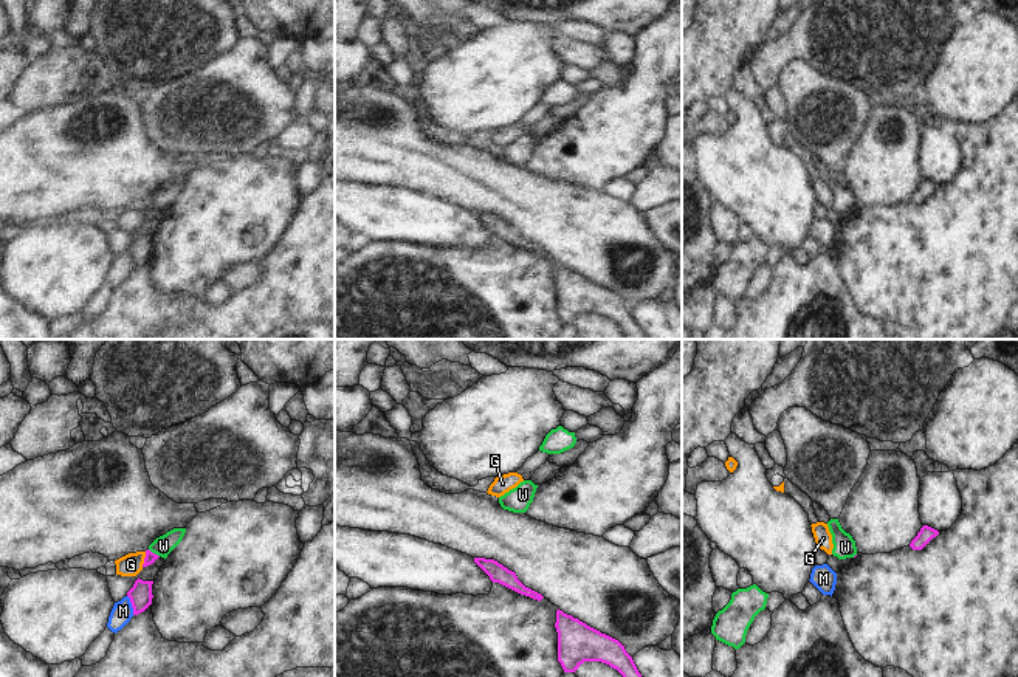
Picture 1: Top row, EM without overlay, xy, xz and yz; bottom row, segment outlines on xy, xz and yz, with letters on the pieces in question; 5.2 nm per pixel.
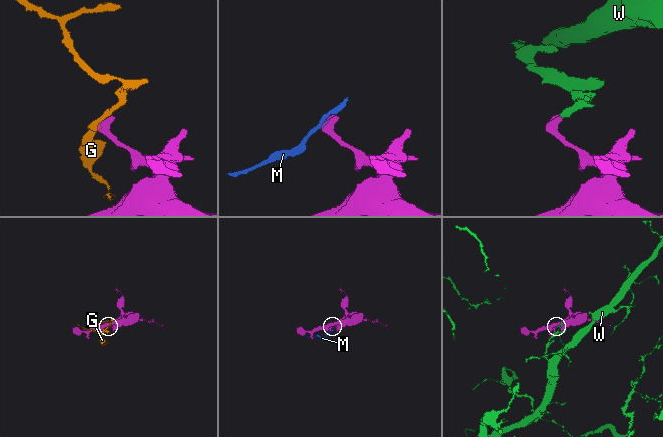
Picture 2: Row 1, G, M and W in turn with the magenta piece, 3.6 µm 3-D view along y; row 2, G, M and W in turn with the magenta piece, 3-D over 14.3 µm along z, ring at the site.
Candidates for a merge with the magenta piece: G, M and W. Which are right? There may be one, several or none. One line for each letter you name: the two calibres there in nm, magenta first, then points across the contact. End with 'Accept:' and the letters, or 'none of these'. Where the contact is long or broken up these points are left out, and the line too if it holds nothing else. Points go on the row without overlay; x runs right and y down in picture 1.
Accept: none of these

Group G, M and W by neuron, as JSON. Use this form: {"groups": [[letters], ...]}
{"groups": [["G"], ["M", "W"]]}

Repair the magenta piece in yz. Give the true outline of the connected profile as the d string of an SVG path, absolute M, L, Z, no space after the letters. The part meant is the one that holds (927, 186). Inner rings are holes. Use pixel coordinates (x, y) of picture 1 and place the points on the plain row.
M923 178L920 181L920 184L917 186L917 189L911 194L910 200L913 203L922 203L933 191L936 191L939 187L937 183Z

